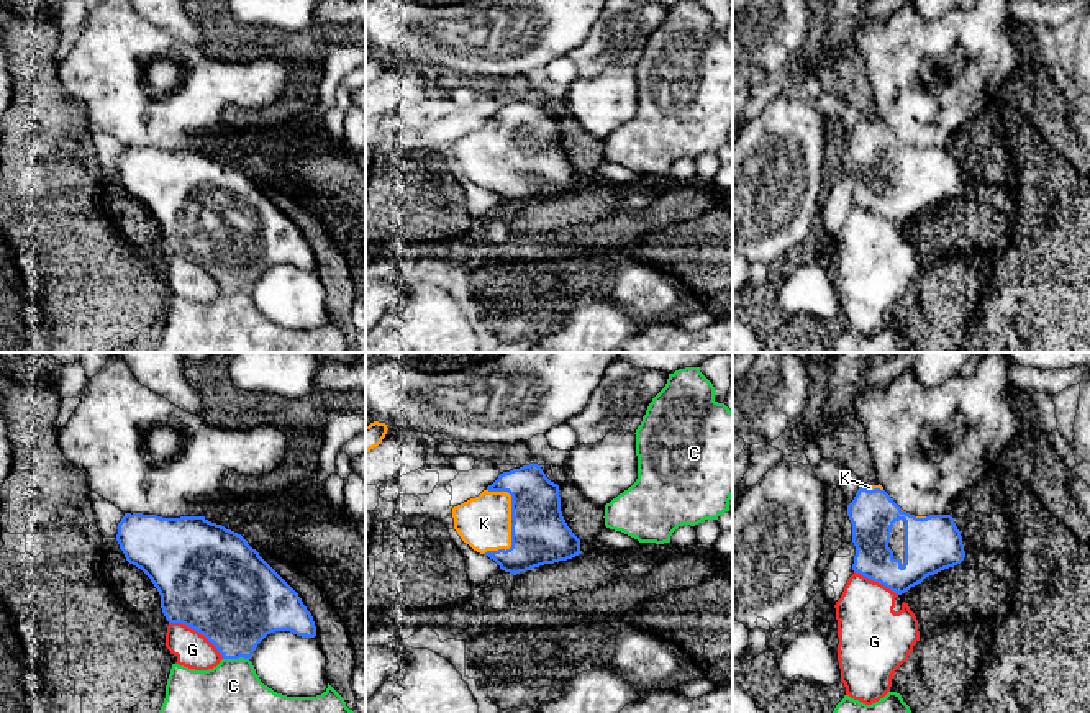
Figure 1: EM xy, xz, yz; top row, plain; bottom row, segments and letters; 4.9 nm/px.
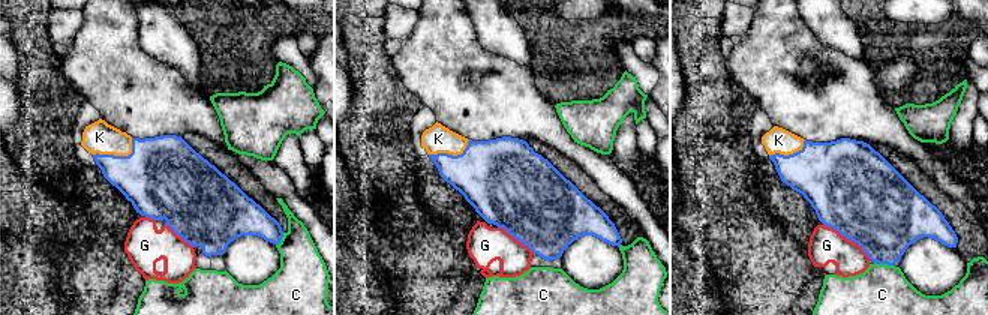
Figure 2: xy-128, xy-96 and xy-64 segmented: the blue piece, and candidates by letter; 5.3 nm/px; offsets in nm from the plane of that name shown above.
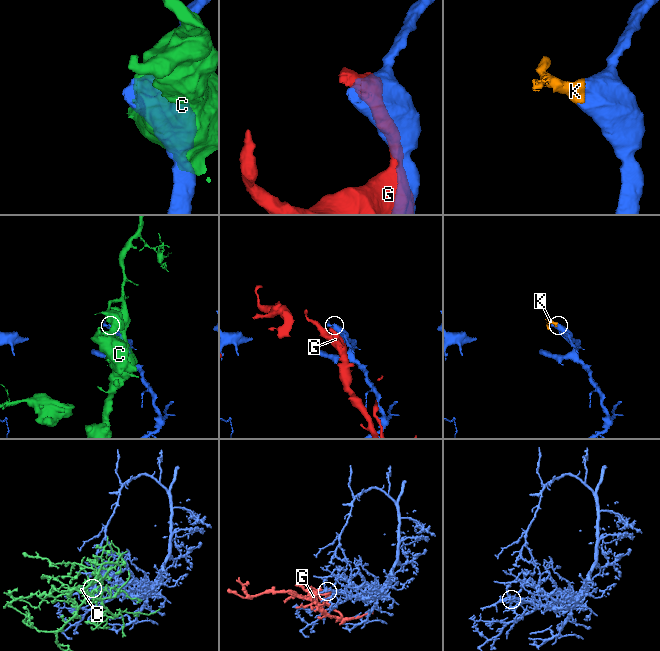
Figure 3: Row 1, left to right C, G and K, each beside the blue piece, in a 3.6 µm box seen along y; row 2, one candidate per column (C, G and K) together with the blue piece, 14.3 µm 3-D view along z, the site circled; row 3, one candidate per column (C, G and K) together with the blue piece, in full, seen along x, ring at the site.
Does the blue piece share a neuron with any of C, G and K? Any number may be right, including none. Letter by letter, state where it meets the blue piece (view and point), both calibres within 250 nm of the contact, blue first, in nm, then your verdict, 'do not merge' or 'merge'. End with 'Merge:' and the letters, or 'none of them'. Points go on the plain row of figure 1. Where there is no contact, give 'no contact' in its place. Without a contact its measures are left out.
C: meets blue in xy at (235, 290); 420 nm thick on the blue side, 420 nm on the other; do not merge
G: meets blue in xy at (197, 263); 500 nm thick on the blue side, 170 nm on the other; do not merge
K: meets blue in xz at (510, 181); 280 nm thick on the blue side, 260 nm on the other; merge
Merge: K

